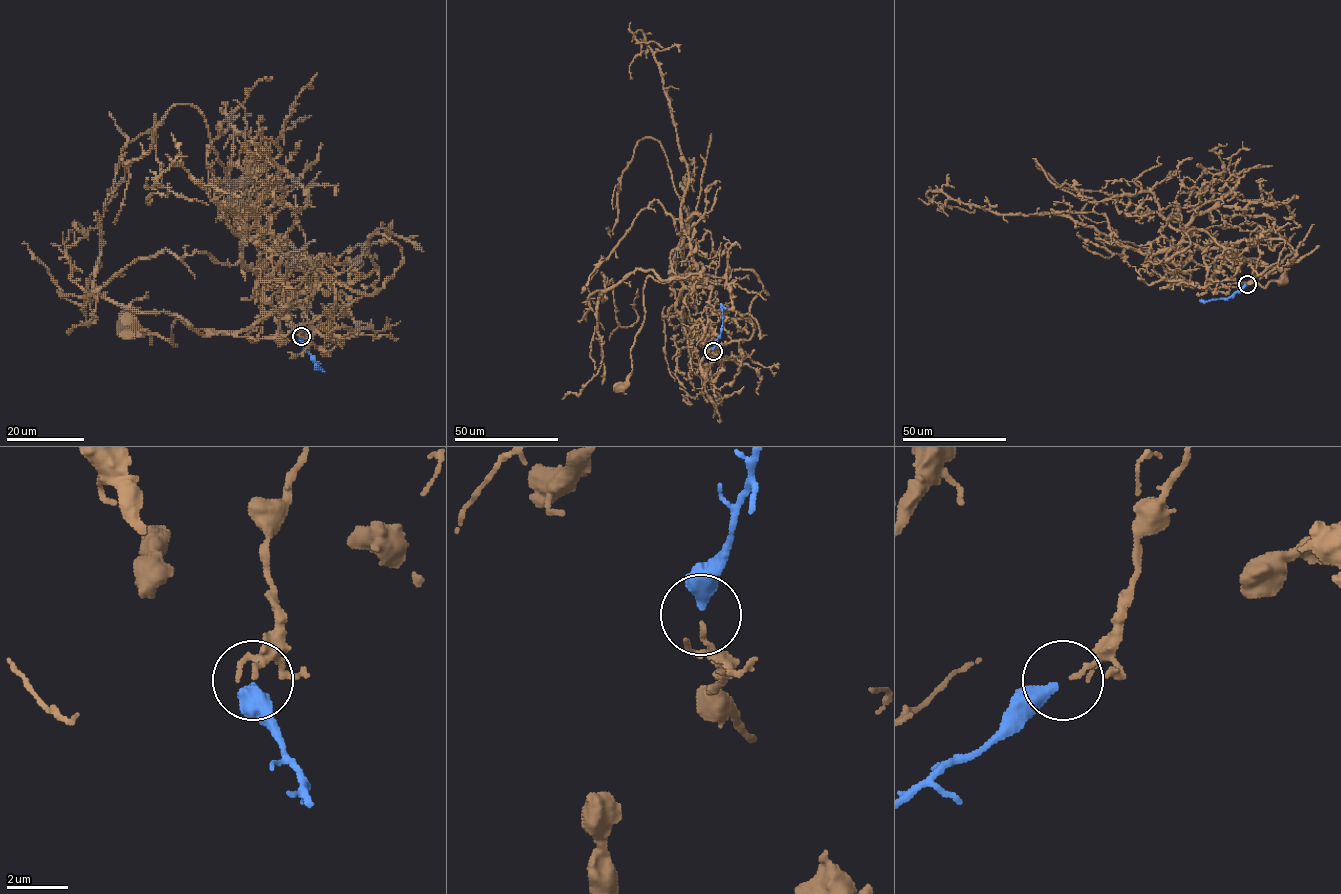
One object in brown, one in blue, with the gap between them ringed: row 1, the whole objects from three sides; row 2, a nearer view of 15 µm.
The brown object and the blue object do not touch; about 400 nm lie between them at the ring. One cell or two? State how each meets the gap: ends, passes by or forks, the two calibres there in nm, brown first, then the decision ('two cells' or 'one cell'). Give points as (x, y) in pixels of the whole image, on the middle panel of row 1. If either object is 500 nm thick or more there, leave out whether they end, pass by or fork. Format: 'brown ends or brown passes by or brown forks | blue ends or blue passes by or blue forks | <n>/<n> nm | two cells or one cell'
brown ends | blue ends | 140/400 nm | one cell

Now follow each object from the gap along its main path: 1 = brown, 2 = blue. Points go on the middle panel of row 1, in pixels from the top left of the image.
1: (713, 351), (721, 363), (706, 311), (711, 289), (701, 281), (708, 277), (649, 276), (632, 371), (619, 387)
2: (713, 350), (723, 325), (722, 307), (725, 309)

